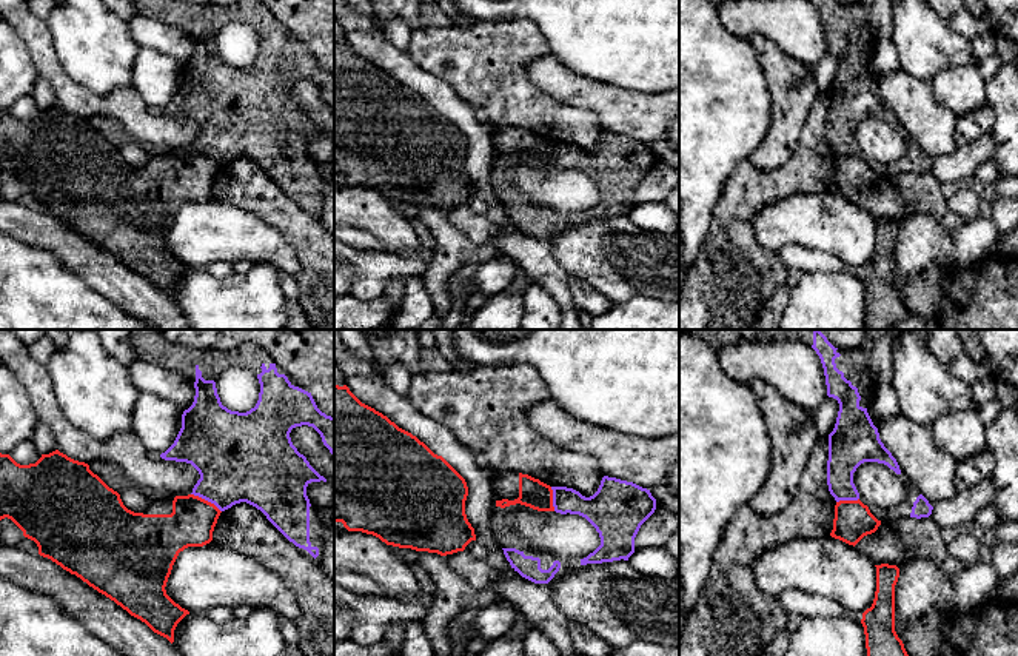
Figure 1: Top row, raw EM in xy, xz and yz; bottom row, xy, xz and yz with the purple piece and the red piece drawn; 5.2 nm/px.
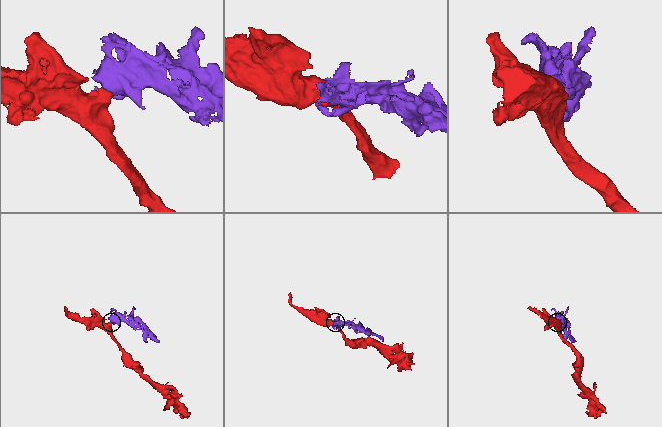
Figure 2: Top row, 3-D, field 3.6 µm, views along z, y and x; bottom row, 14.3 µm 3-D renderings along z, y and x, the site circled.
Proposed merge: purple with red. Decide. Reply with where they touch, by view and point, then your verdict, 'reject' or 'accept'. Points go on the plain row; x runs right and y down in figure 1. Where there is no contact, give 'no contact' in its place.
xy (207, 154) | reject

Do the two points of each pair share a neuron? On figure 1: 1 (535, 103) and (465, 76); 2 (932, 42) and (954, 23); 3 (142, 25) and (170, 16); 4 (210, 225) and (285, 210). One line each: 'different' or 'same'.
1: same
2: different
3: different
4: different

